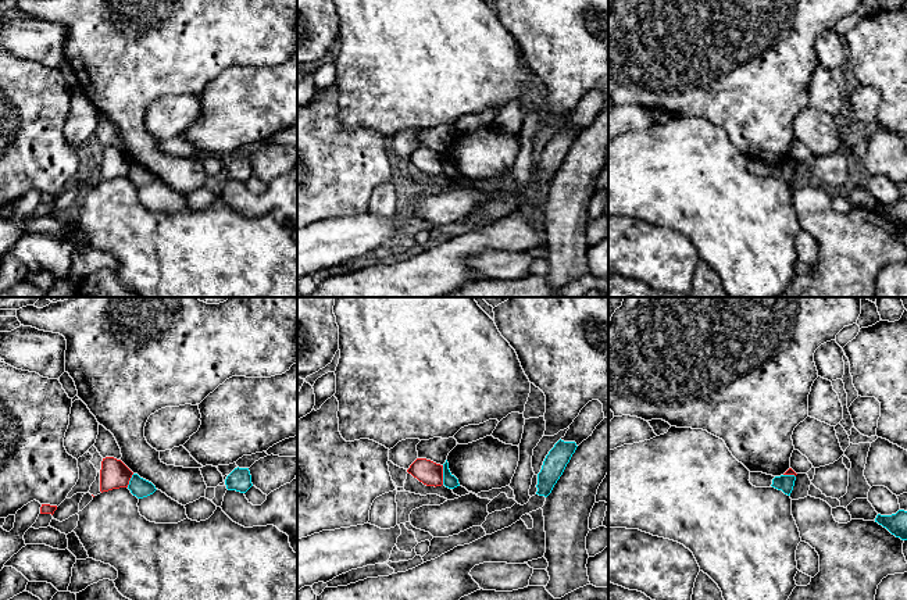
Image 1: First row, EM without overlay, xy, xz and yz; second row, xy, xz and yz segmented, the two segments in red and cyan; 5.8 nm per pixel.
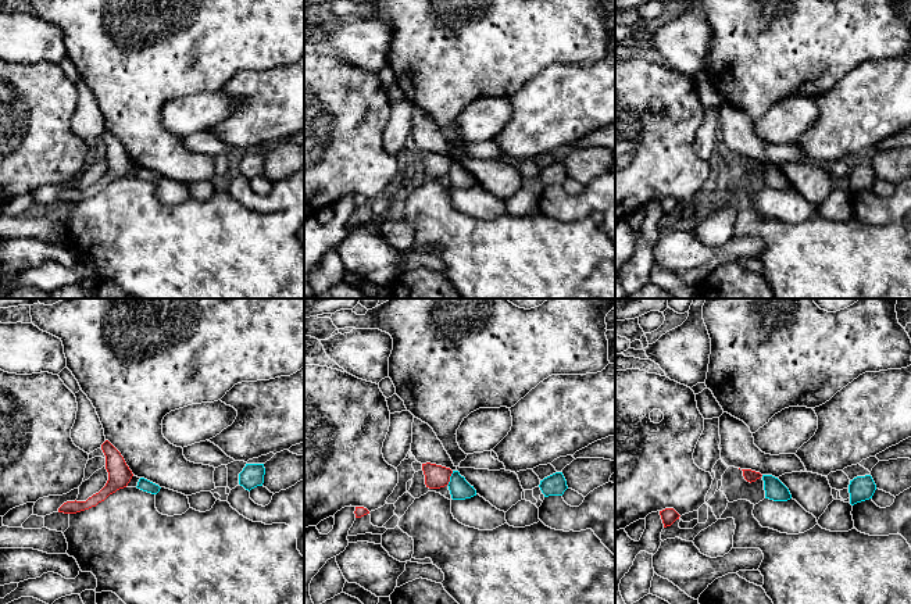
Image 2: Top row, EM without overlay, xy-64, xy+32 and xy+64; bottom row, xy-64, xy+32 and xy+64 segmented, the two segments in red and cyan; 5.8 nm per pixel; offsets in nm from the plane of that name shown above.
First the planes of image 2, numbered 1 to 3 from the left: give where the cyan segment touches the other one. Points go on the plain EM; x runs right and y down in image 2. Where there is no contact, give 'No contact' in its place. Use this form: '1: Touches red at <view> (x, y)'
1: No contact
2: Touches red at xy+32 (449, 167)
3: No contact

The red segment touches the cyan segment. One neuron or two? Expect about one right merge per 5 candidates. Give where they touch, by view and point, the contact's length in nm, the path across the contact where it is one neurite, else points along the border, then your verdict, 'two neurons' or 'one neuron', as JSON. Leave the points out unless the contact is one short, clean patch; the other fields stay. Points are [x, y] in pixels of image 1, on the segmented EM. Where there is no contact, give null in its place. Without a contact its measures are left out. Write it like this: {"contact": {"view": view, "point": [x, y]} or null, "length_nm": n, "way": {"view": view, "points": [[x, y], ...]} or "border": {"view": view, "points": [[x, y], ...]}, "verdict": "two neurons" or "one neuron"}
{"contact": {"view": "xz", "point": [442, 475]}, "length_nm": 110, "border": {"view": "xz", "points": [[442, 465], [443, 484]]}, "verdict": "two neurons"}

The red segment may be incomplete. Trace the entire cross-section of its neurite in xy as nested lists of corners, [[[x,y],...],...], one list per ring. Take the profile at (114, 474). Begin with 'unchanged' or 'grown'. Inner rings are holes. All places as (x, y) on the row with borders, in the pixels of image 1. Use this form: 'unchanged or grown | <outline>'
unchanged | [[[114,457],[103,458],[100,469],[100,492],[128,488],[132,475],[133,472],[121,460]]]

